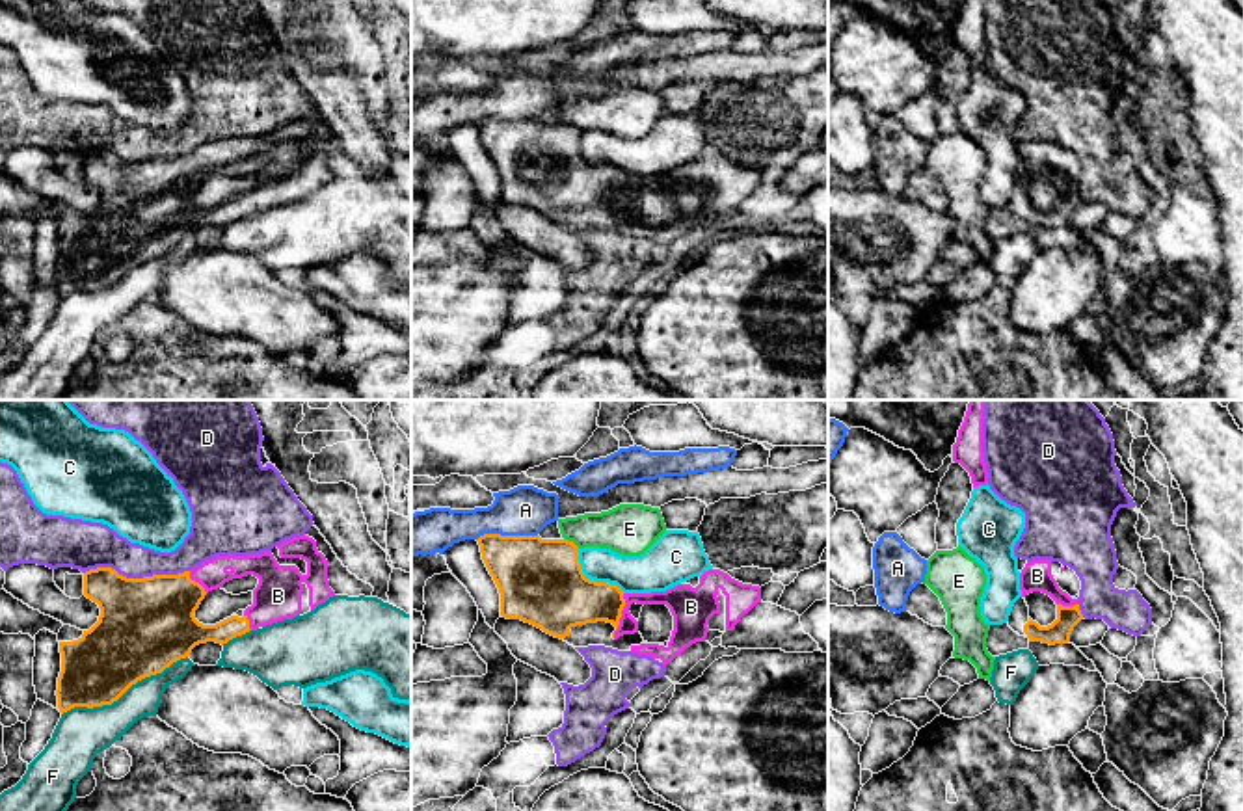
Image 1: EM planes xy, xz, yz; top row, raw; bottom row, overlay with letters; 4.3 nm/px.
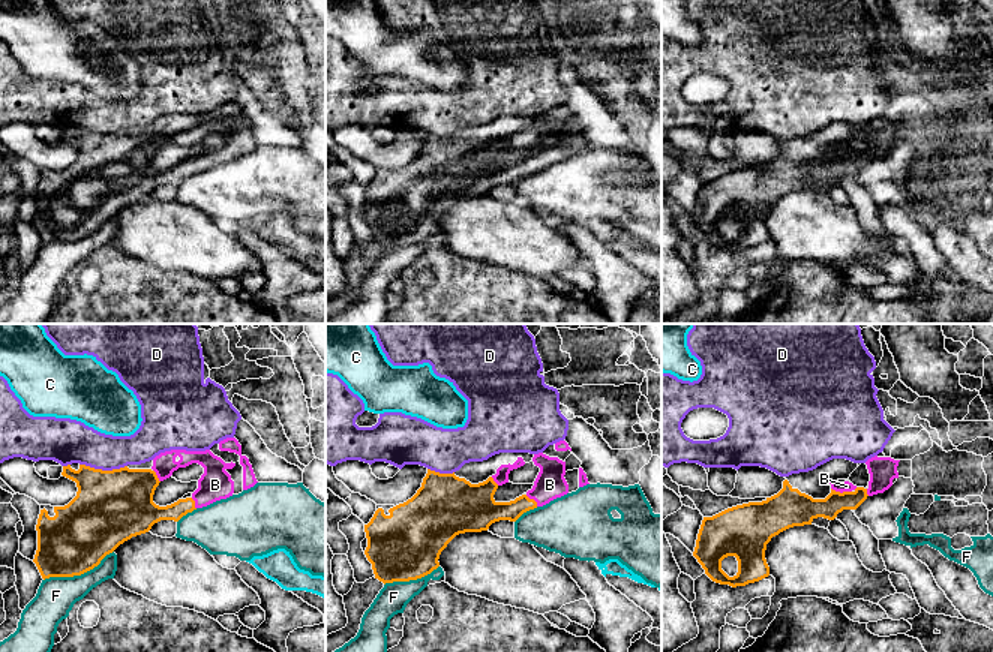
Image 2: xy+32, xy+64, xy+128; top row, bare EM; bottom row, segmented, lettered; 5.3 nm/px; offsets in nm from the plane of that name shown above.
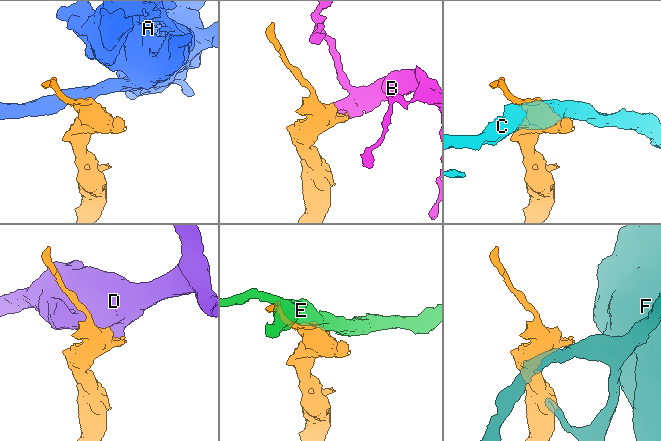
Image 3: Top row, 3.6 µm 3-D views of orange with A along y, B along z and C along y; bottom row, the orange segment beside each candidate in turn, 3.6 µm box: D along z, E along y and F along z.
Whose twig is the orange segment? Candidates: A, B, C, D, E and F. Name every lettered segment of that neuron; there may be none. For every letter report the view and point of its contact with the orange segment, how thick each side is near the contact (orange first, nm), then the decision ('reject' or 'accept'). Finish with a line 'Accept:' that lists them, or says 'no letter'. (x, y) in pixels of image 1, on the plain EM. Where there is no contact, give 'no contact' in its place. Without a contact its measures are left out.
A: contact xz (507, 119); calibres 360 and 220 nm; reject
B: contact xz (620, 196); calibres 260 and 100 nm; accept
C: contact xz (592, 164); calibres 360 and 170 nm; reject
D: contact xy (136, 162); calibres 400 and 200 nm; reject
E: contact xz (572, 125); calibres 360 and 220 nm; reject
F: contact xy (123, 276); calibres 360 and 220 nm; reject
Accept: B

